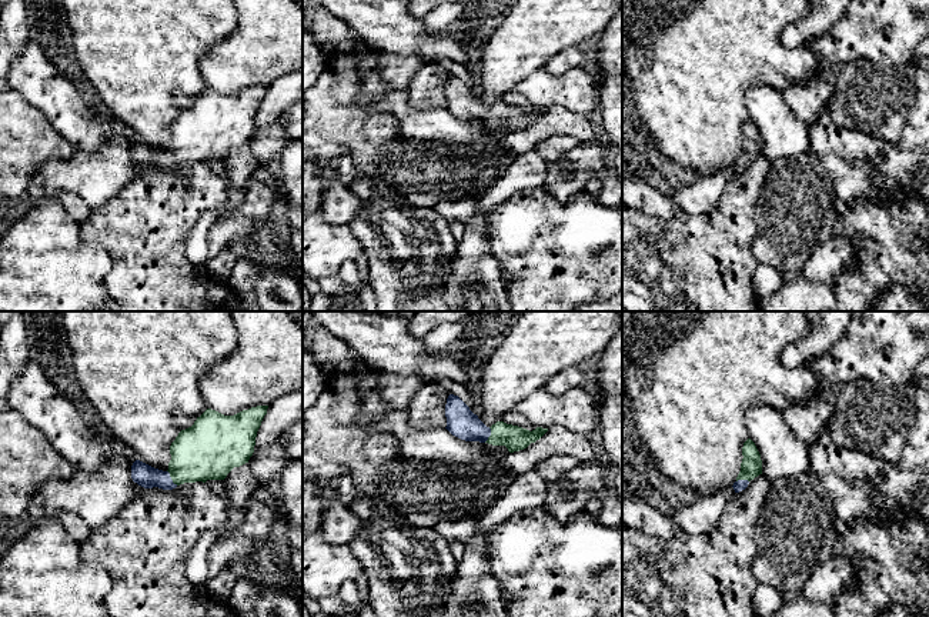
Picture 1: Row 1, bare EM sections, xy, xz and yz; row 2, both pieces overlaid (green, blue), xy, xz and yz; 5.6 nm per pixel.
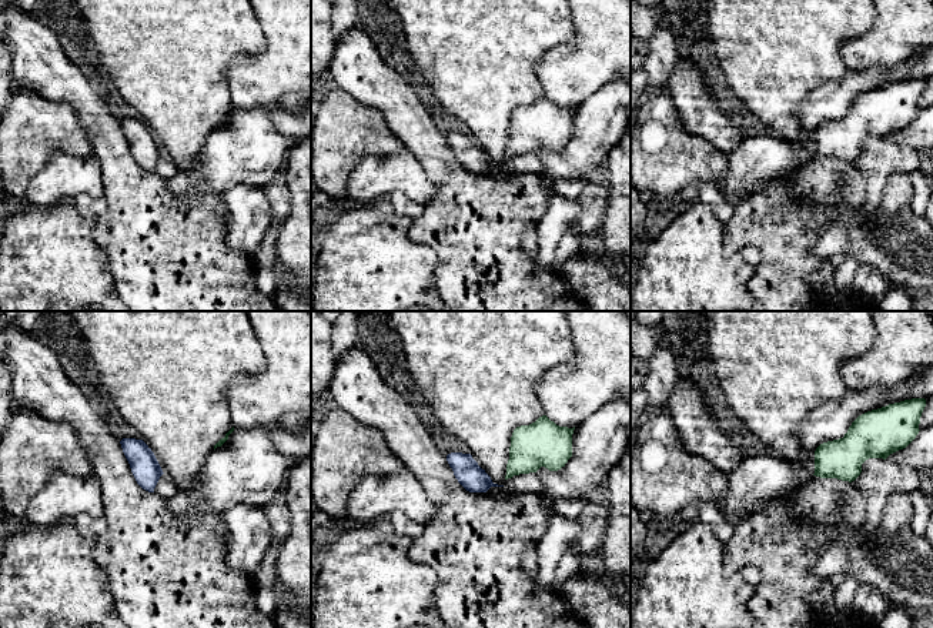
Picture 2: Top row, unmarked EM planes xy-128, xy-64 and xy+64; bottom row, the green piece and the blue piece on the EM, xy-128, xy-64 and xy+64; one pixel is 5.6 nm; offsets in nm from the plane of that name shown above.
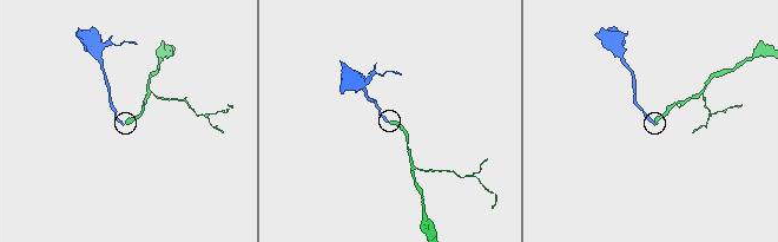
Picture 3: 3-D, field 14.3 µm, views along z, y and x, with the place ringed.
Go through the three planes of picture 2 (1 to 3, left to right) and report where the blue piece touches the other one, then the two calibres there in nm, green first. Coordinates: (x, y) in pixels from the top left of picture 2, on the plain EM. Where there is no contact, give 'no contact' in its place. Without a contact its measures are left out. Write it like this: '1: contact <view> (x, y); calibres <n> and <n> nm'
1: no contact
2: no contact
3: no contact

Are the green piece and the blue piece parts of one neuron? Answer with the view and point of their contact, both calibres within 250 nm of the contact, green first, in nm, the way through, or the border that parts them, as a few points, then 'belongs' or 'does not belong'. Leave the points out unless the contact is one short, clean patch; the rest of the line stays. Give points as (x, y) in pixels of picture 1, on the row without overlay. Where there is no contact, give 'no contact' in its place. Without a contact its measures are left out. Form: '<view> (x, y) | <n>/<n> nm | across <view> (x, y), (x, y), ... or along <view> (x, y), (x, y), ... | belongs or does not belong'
xy (171, 159) | 320/130 nm | across xy (206, 130), (171, 159), (146, 156) | belongs

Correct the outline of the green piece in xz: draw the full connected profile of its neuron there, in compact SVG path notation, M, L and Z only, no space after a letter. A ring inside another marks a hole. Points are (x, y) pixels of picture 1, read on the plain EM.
M450 74L445 84L447 110L465 121L479 121L492 126L505 126L509 133L527 129L539 120L548 109L527 109L497 101L487 107L469 87L454 74Z

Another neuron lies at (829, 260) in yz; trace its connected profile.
M833 236L821 244L805 263L801 274L809 281L821 281L835 286L843 271L856 261L856 243Z

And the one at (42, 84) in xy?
M39 43L26 44L1 86L19 91L76 150L91 153L108 141L101 114L87 107L77 86L47 59Z

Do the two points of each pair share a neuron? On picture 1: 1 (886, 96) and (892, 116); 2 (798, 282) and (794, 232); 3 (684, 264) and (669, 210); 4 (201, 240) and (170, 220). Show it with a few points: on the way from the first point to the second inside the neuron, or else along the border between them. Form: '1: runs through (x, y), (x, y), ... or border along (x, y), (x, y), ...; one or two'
1: runs through (886, 100), (888, 112); one
2: border along (799, 272), (792, 274); two
3: border along (638, 209), (662, 217), (672, 217), (681, 212); two
4: border along (213, 209), (187, 239), (194, 266); two

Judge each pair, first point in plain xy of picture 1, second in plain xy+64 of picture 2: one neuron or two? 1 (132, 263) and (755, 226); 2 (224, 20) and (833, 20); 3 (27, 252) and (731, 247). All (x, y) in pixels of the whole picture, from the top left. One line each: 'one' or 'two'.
1: one
2: one
3: two

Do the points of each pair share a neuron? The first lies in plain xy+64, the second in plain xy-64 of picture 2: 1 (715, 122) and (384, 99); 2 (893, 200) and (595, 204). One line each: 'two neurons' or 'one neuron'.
1: one neuron
2: one neuron

